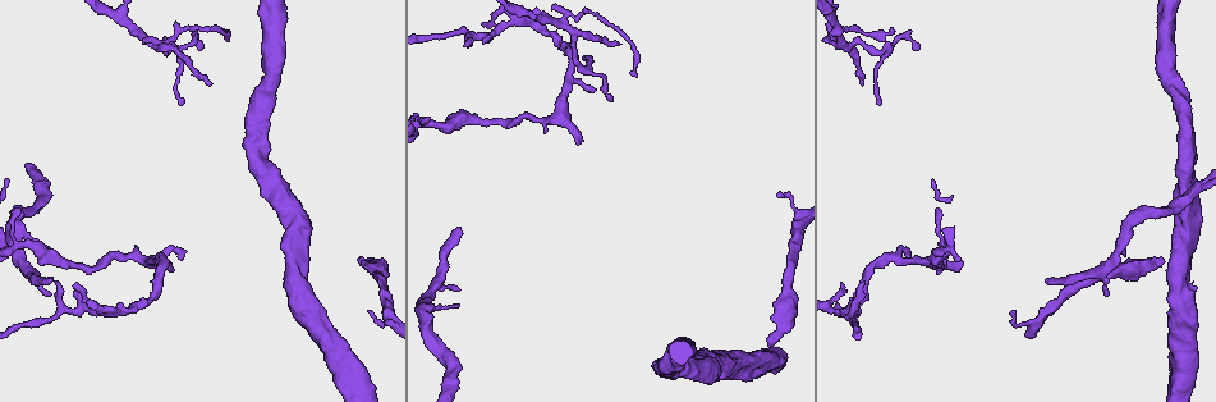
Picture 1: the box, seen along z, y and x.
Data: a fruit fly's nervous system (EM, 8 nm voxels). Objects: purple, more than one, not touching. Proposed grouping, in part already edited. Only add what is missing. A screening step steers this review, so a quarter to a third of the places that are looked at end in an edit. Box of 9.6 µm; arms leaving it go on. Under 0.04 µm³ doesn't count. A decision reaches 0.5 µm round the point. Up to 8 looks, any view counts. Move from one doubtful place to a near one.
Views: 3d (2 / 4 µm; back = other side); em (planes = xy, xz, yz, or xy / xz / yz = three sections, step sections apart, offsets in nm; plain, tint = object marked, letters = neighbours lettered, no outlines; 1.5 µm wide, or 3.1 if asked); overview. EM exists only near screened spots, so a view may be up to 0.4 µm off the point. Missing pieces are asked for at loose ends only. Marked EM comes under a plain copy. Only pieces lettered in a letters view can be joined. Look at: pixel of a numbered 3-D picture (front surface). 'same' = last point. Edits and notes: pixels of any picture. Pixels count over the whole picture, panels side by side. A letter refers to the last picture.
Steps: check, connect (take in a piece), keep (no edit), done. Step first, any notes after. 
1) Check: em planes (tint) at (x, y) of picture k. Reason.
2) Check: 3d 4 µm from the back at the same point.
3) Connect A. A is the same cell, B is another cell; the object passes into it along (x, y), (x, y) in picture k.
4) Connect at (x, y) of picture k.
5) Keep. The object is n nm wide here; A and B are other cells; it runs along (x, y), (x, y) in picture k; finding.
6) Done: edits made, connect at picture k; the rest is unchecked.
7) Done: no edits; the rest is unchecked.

Check: 3d 4 µm at (181, 105) of picture 1.

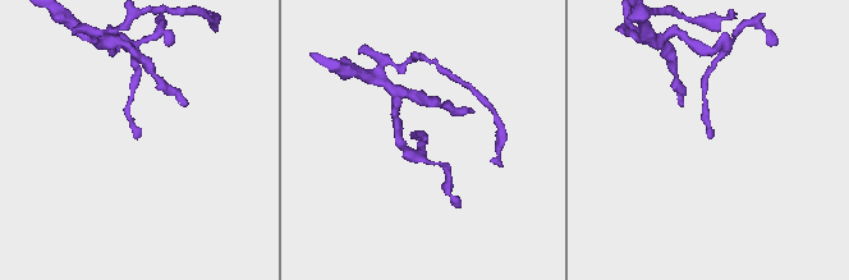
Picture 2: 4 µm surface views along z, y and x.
Check: em planes (letters) at (137, 136) of picture 2. Shape alone is not enough.

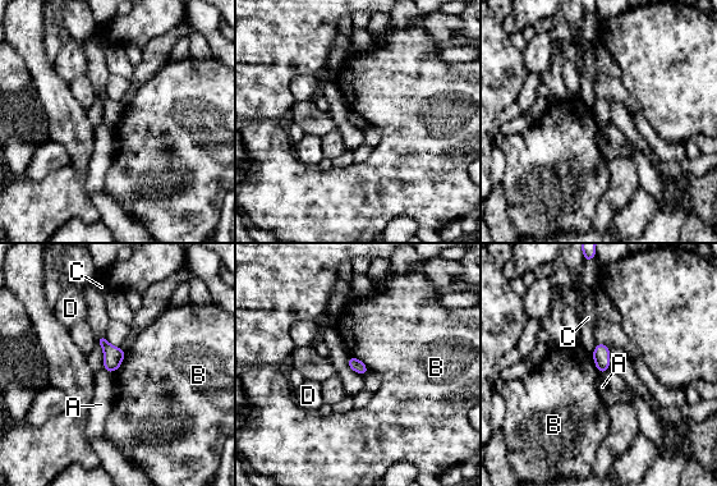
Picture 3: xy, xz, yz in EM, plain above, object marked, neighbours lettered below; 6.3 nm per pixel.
Keep. The object is 80 nm wide here; A, B, C and D are other cells; a border runs along (350, 354), (357, 357), (370, 370) in picture 3; no lettered piece goes on from it.

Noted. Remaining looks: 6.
Check: em xy step 4 (letters) at (1124, 255) of picture 1. Branch stops here.

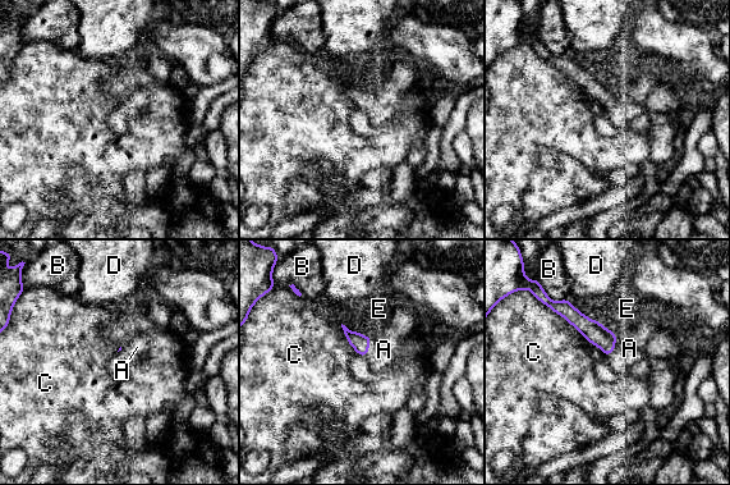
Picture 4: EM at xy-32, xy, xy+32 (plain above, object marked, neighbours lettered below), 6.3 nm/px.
Connect A. A is the same cell, B, C, D and E are other cells; the neuron continues.

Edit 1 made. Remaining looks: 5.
Check: overview. See it whole again.

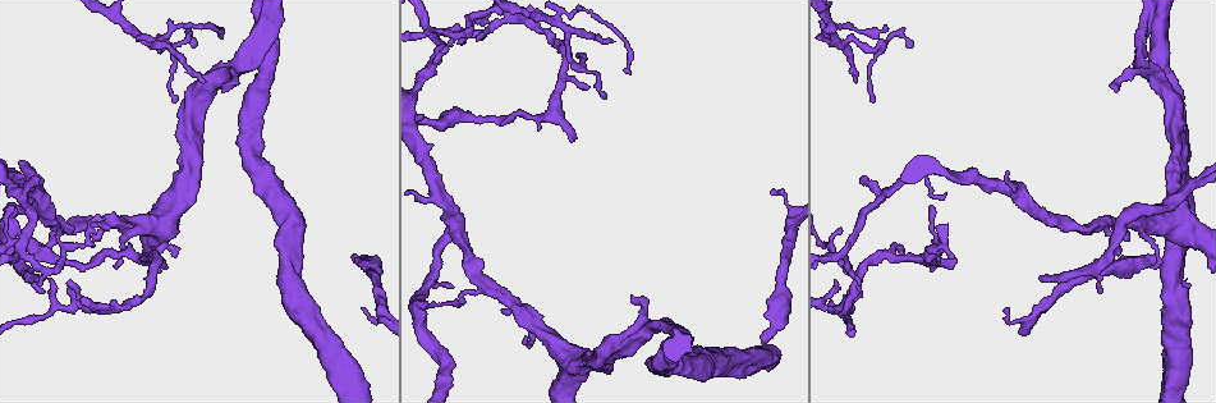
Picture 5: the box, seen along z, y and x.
Check: 3d 2 µm at (45, 279) of picture 5. Branch stops here.

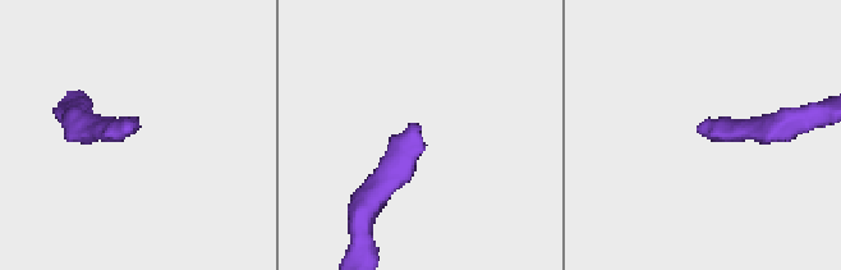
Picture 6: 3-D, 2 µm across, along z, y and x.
Check: em yz step 8 (tint) at (420, 125) of picture 6.

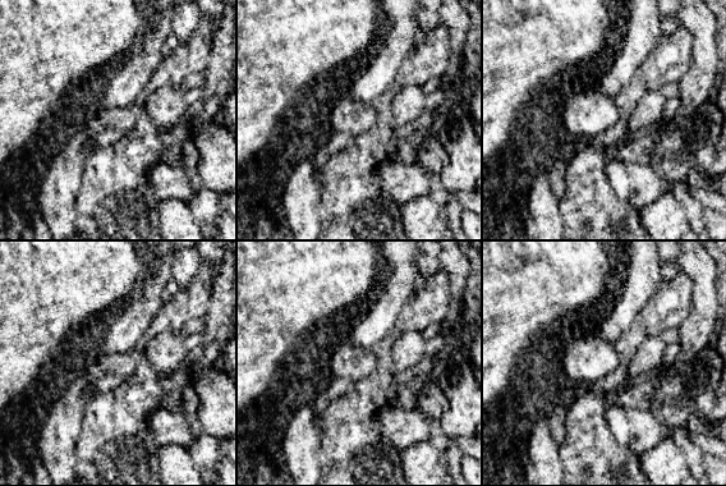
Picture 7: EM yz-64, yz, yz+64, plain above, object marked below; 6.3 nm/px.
Check: em planes (letters) at the same point. Cut it another way.

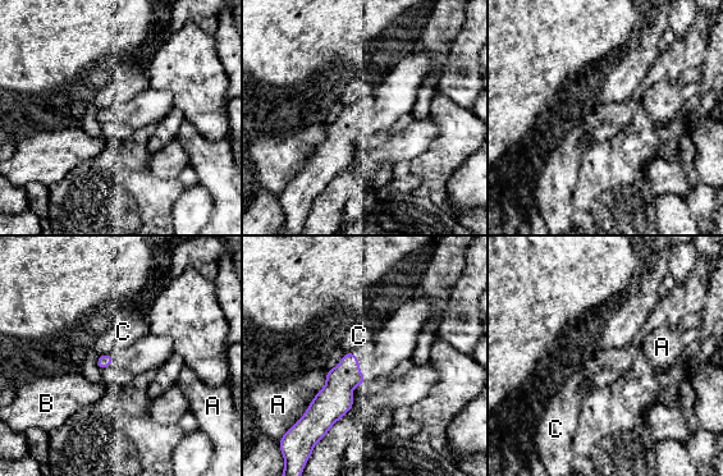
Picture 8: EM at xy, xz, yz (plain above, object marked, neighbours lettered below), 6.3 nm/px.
Keep. A, B and C are other cells; a border runs along (106, 353), (100, 356) in picture 8; no lettered piece goes on from it.

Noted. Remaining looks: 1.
Done: edits made, connect at picture 4; the rest is unchecked.

